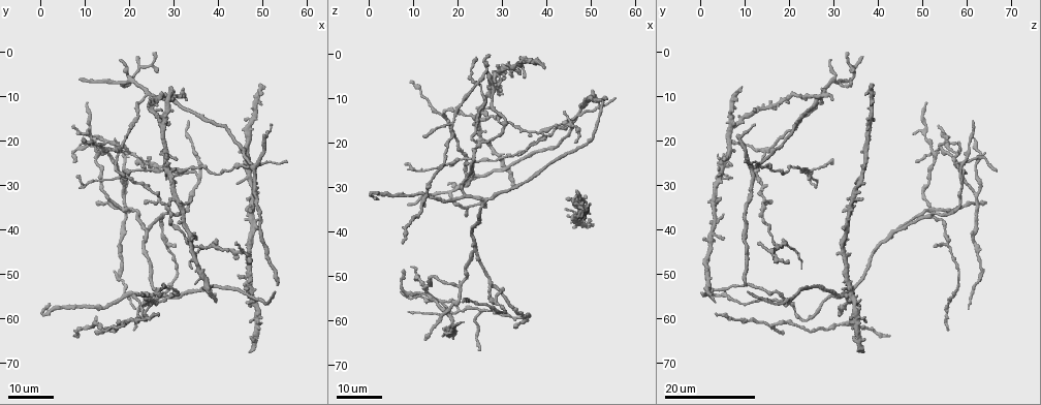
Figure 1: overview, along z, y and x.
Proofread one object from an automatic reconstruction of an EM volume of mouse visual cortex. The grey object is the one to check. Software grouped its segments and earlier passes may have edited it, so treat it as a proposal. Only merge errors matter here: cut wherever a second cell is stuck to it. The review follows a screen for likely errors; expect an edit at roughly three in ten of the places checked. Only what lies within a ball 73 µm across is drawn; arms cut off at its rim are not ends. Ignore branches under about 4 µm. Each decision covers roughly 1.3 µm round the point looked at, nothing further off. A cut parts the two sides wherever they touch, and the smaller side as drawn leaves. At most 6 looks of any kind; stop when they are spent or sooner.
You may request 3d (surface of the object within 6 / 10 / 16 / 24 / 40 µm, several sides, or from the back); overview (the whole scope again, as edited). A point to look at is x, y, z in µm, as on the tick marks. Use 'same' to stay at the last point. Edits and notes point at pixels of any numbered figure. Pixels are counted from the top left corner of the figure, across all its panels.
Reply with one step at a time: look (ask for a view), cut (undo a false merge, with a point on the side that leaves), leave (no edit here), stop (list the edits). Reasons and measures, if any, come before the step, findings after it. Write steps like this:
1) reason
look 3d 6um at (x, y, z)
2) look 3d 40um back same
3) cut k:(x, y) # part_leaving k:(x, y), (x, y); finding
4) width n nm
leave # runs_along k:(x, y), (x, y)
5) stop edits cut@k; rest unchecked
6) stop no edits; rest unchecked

two arms in line, one across
look 3d 24um at (17.5, 22.5, 14.5)

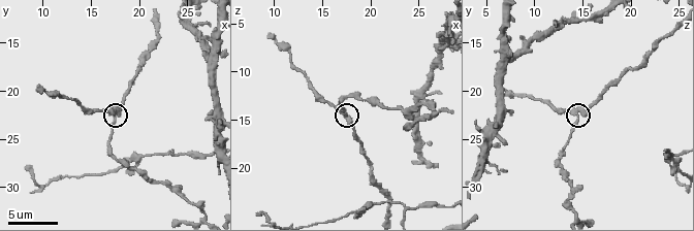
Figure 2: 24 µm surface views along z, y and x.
closer look
look 3d 6um at (17.4, 22.6, 14.2)

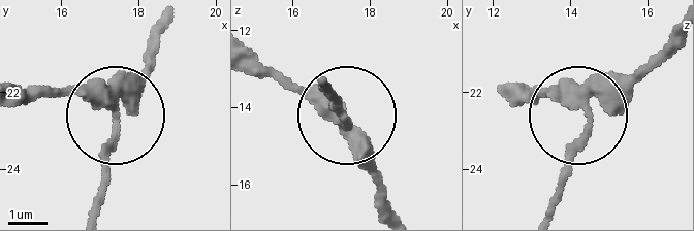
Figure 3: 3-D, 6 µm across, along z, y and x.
leave # runs_along 3:(168, 24), (105, 112), (66, 93), (17, 89); continuous, no second cell

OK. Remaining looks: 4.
three-way junction
look 3d 16um at (12.5, 22.0, 54.0)

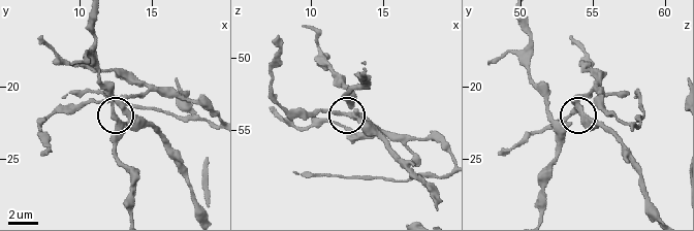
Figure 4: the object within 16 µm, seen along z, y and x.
look 3d 6um at (12.8, 21.6, 54.2)

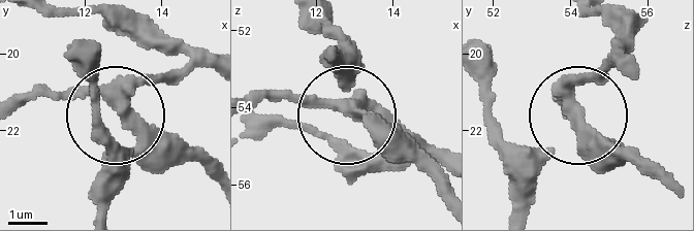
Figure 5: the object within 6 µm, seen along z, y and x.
side_arm 12 um; arms 3
cut 5:(143, 143) # two cells meet here

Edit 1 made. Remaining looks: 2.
three-way junction
look 3d 10um at (23.6, 26.6, 24.2)

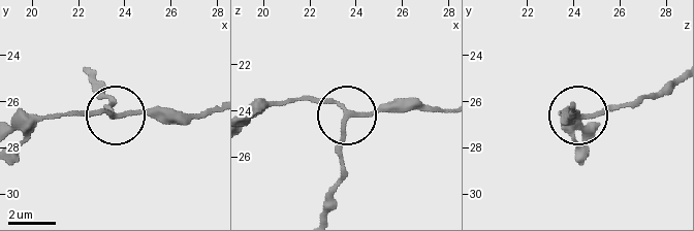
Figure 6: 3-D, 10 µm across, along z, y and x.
look 3d 10um back at (23.6, 26.5, 24.1)

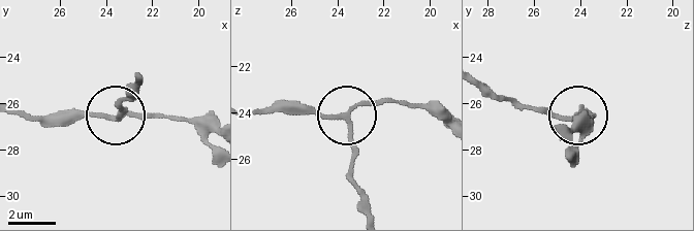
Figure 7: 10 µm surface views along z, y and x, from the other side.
side_arm 7 um
leave # runs_along 7:(253, 114), (306, 108), (346, 117), (353, 177); one cell here

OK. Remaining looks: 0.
stop edits cut@5; rest unchecked

